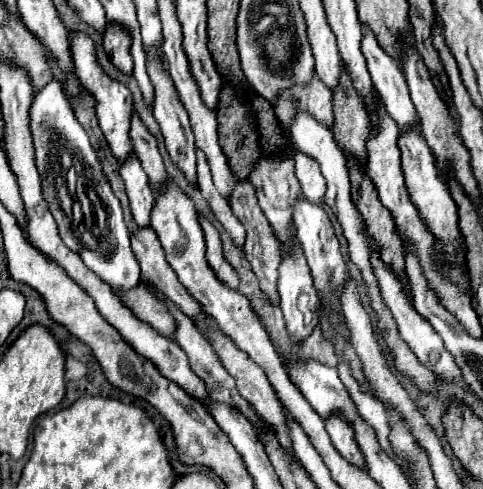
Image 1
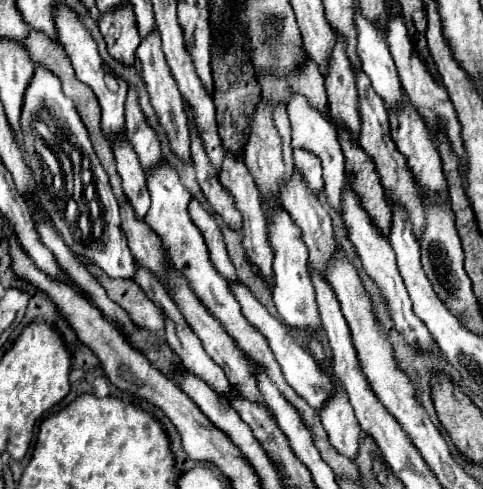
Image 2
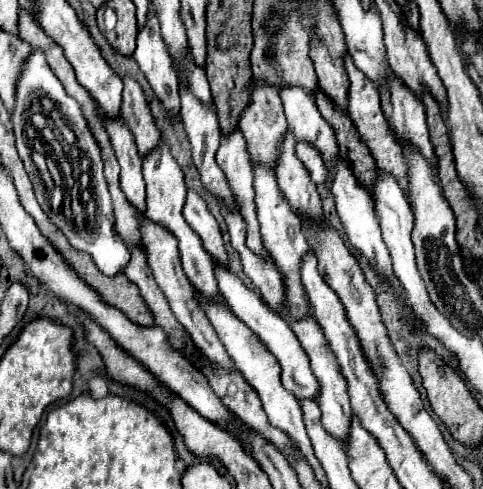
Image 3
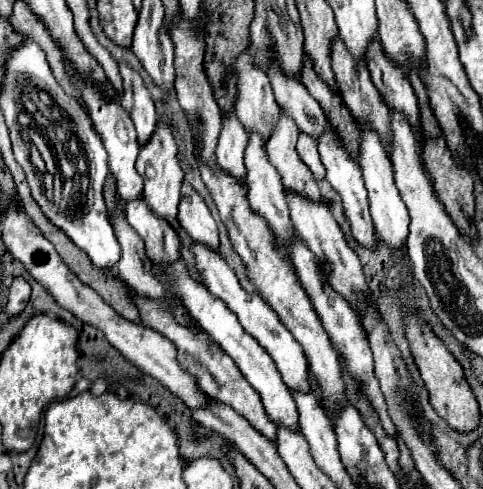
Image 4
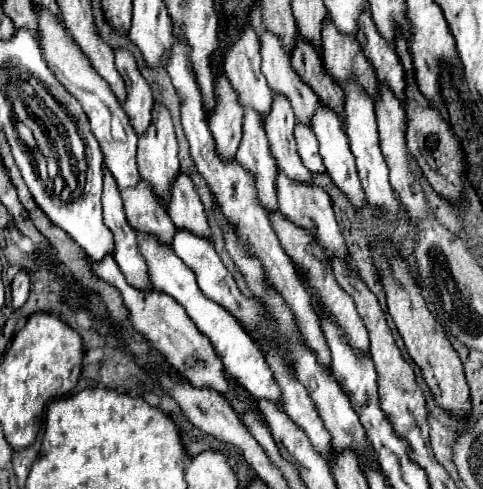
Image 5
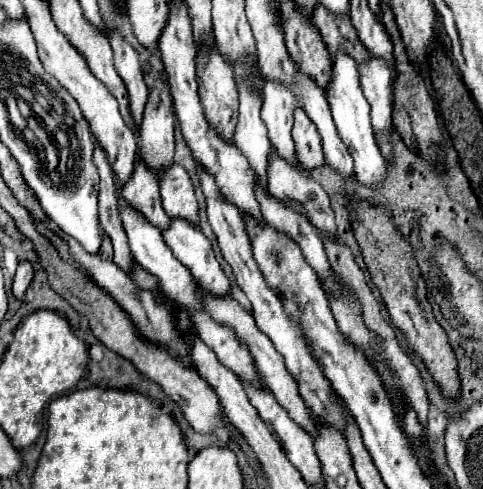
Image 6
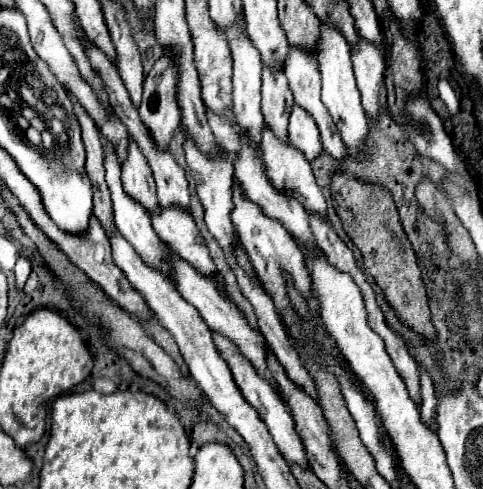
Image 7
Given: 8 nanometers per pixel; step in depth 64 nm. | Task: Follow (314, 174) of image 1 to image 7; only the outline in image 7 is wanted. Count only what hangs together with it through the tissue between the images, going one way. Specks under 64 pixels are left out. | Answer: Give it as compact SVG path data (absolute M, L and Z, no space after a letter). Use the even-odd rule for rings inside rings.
M294 104L290 112L288 142L294 144L300 152L304 152L308 160L316 158L322 152L322 142L320 142L320 132L316 128L316 122L298 104Z

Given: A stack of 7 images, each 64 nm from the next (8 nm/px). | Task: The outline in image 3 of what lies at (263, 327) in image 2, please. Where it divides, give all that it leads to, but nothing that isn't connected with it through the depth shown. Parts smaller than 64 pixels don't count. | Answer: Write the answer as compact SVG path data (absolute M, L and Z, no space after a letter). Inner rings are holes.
M214 262L214 276L218 282L218 292L220 296L226 300L226 304L230 306L230 310L252 330L260 336L260 340L266 344L266 348L276 356L276 360L280 362L282 368L282 384L286 386L286 390L290 390L298 400L300 398L314 398L318 396L318 380L312 374L308 356L304 352L304 348L300 346L298 338L294 336L294 332L288 328L288 324L268 308L268 304L264 304L264 300L260 300L260 296L256 296L254 290L246 288L240 278L230 272L226 266L222 266L220 262Z

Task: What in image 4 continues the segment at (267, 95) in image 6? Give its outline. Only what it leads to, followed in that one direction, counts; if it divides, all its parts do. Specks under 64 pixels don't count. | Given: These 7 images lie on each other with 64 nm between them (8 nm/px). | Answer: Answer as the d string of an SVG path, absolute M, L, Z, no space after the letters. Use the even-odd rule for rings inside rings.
M280 108L280 118L276 122L276 128L272 130L266 142L268 158L272 166L276 166L276 170L280 172L284 188L310 198L318 198L320 196L318 184L296 152L296 138L298 138L298 128L294 120L288 116L284 108Z

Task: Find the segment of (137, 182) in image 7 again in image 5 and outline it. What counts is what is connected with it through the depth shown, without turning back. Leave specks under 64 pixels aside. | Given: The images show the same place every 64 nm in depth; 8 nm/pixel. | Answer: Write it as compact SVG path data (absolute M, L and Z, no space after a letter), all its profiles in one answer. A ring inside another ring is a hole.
M140 180L136 186L122 190L124 200L124 212L128 216L128 222L148 234L154 234L160 238L160 242L170 244L176 226L168 218L164 206L160 204L160 198L144 180Z

